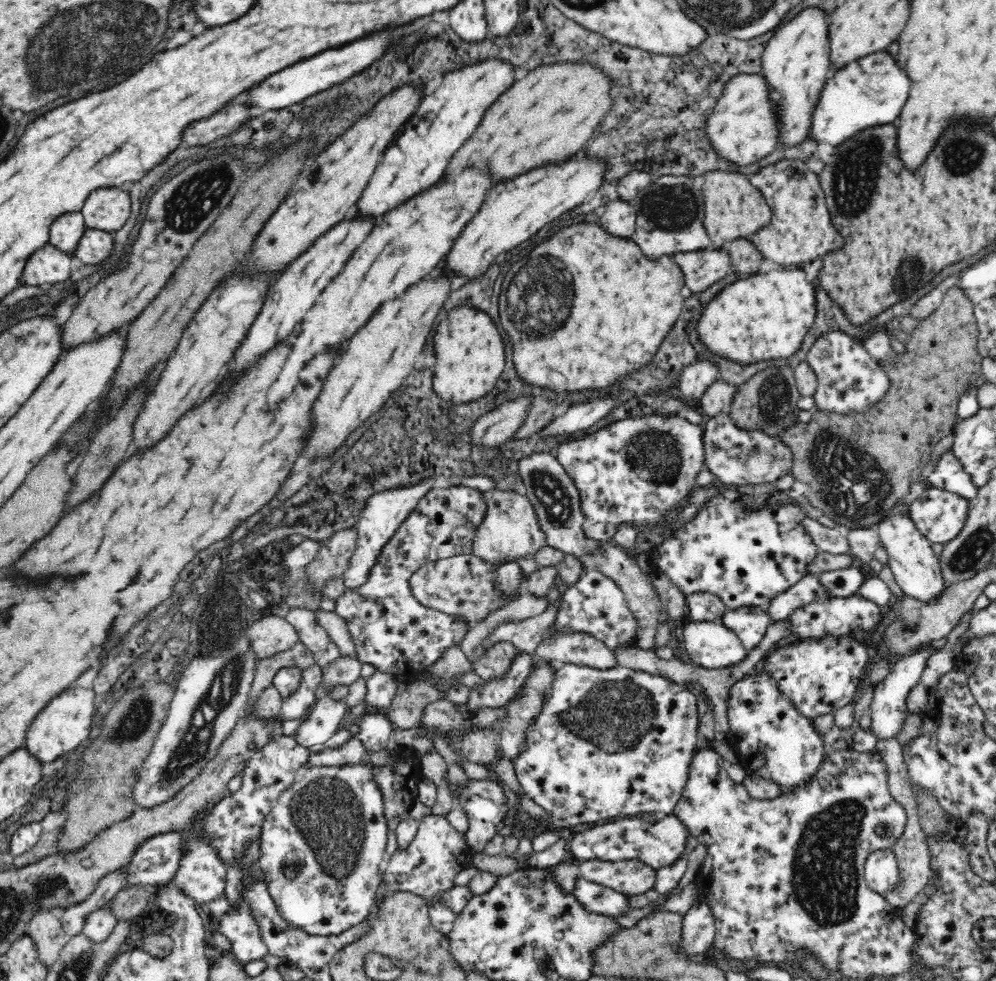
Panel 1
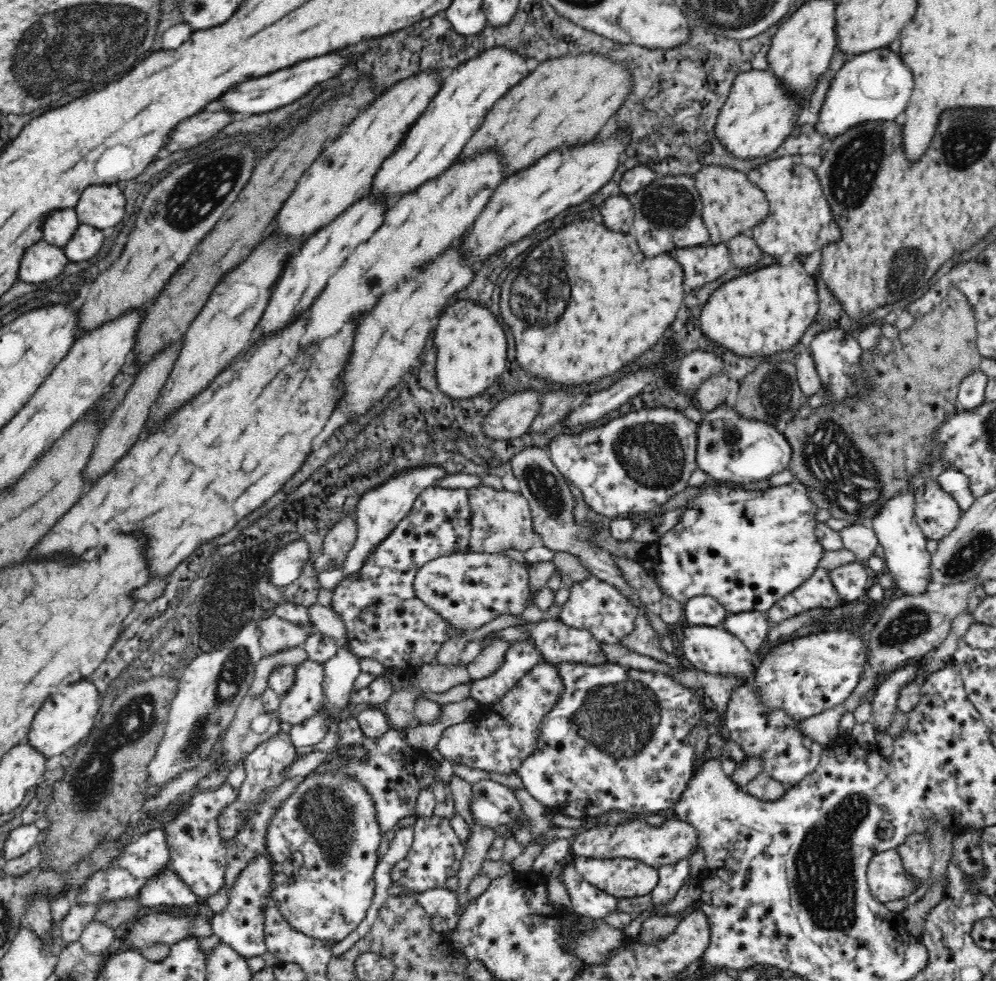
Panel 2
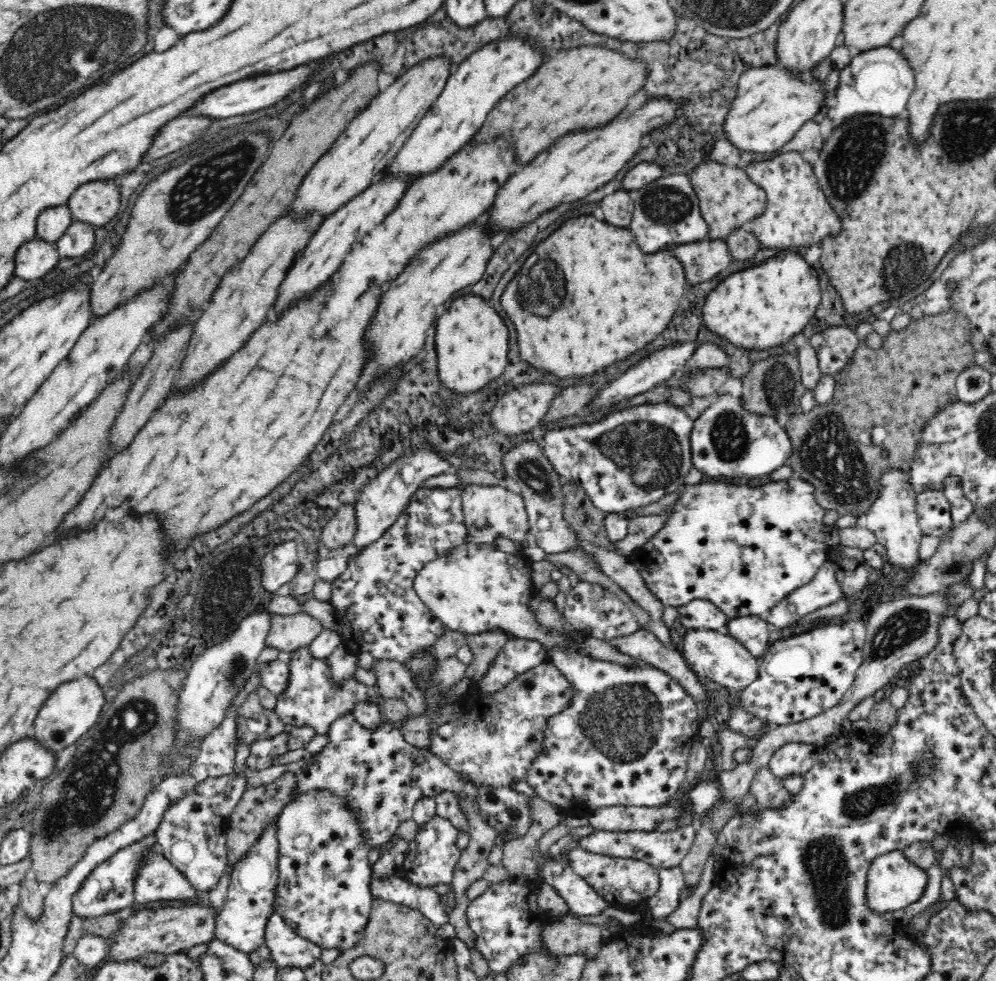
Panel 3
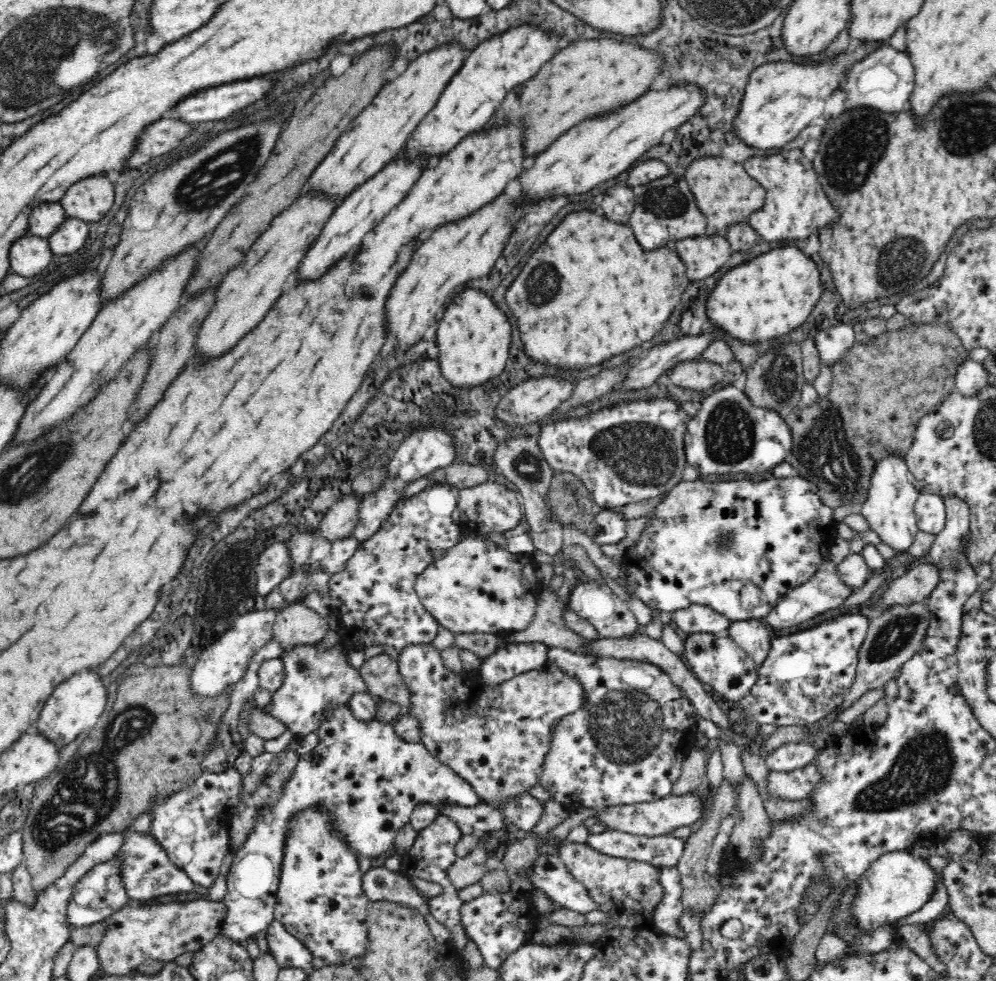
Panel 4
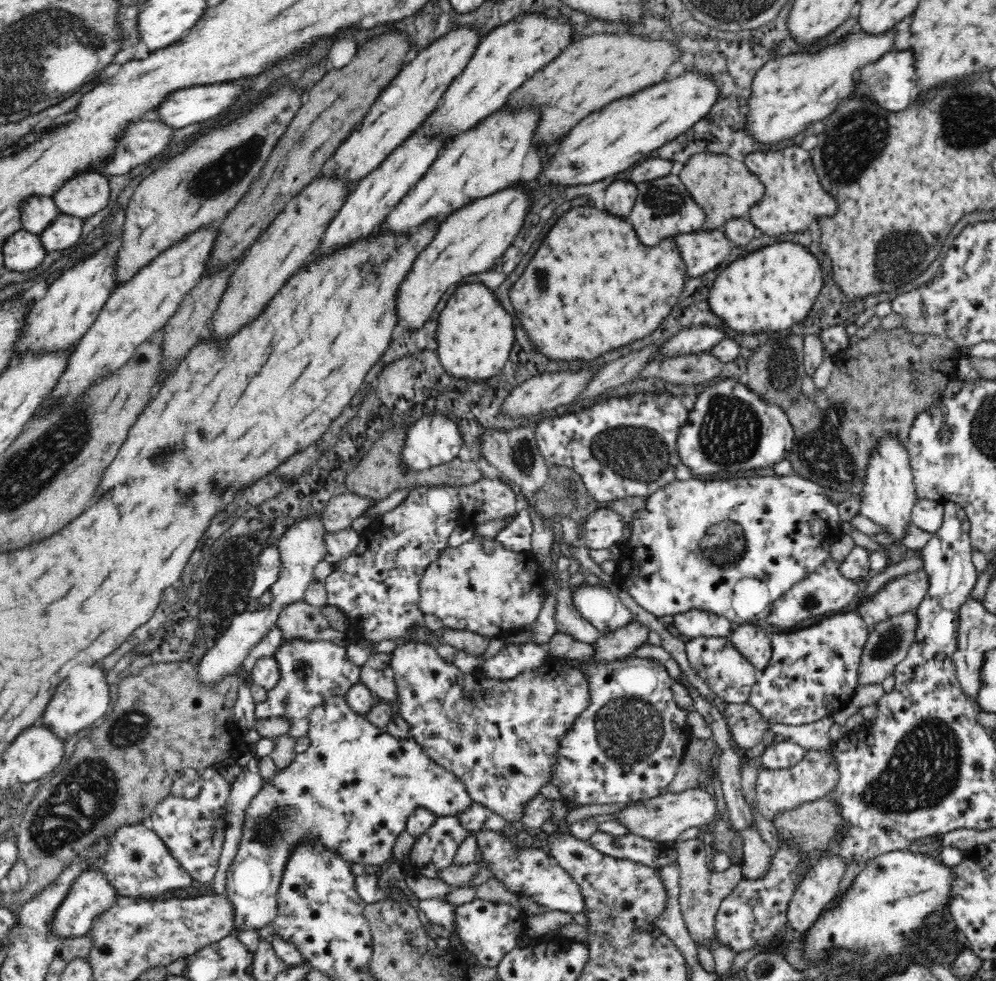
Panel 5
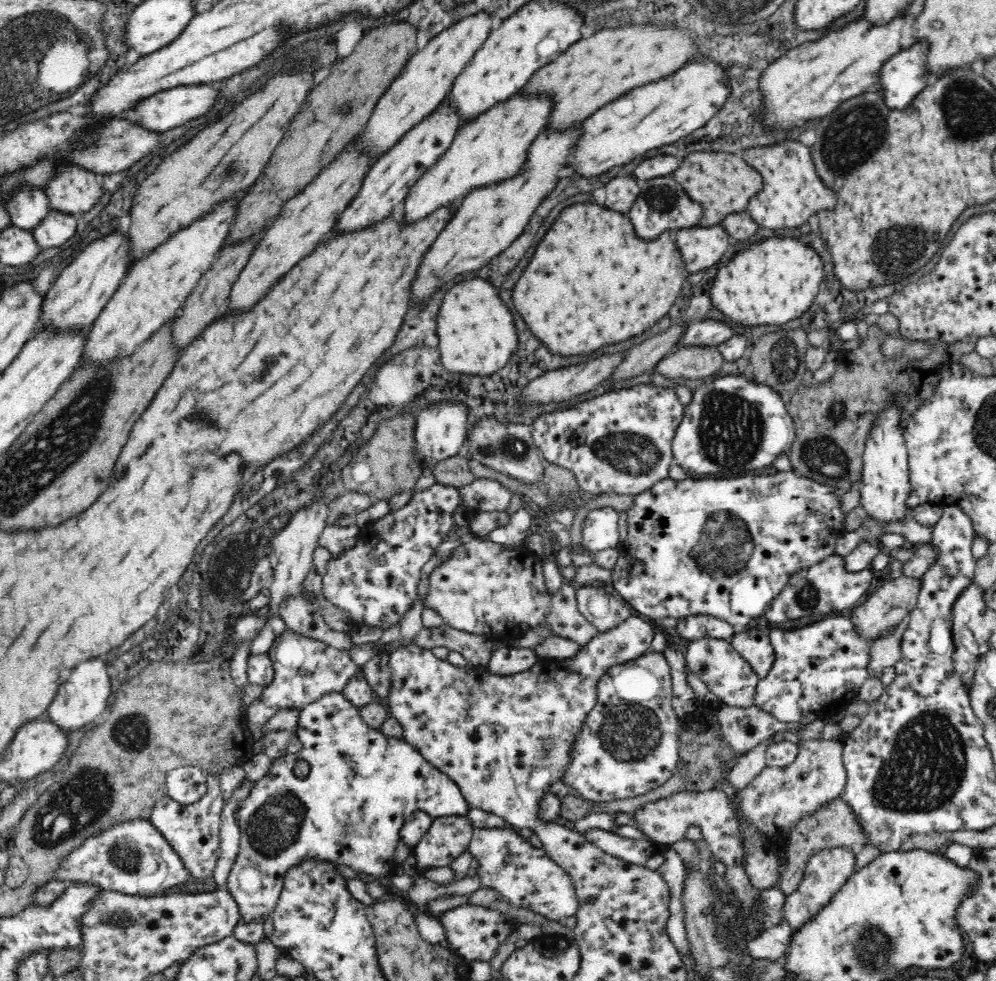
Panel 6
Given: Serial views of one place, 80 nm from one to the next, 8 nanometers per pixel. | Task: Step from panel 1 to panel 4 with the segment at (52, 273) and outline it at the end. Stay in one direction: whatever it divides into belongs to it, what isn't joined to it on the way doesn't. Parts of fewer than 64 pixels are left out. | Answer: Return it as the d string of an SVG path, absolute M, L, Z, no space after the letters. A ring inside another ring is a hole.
M28 232L10 244L10 271L20 276L34 276L50 264L52 254L46 239Z

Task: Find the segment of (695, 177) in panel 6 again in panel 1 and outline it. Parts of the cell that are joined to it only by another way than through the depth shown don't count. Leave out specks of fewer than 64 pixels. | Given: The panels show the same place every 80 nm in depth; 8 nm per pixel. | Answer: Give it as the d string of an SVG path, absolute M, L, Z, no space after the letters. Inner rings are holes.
M710 170L710 172L701 175L704 179L703 184L700 185L704 196L704 226L706 226L707 234L710 240L710 248L720 248L736 240L738 238L749 239L752 234L756 232L762 226L766 226L770 222L771 210L766 203L764 196L760 193L760 190L756 188L747 178L746 175L739 172L730 170Z

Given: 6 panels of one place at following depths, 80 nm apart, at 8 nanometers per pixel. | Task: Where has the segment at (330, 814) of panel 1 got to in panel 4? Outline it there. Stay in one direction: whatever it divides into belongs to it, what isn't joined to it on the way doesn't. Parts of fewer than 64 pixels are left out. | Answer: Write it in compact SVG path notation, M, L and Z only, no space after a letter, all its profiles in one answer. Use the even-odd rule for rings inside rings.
M311 806L288 823L289 833L280 871L275 919L290 935L297 938L312 953L312 958L321 958L326 965L343 965L365 955L369 948L366 908L368 897L362 889L362 872L358 867L356 853L346 847L336 833L330 831L330 820L326 809Z

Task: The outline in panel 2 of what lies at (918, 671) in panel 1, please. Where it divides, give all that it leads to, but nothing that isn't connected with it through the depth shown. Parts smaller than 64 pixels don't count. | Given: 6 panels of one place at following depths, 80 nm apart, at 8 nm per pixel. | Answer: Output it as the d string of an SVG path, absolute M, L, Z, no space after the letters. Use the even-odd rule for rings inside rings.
M904 664L894 674L890 674L885 682L876 688L876 698L872 700L875 719L873 724L877 730L883 731L892 722L892 712L896 712L896 699L903 687L915 678L916 666Z

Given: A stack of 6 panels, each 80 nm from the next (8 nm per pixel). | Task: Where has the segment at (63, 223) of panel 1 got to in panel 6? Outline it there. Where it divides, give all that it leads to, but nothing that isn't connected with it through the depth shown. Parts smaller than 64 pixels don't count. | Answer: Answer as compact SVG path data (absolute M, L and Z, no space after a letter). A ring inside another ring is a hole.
M24 182L24 185L16 189L10 197L2 201L2 205L10 217L10 224L30 231L52 208L47 195L35 186Z

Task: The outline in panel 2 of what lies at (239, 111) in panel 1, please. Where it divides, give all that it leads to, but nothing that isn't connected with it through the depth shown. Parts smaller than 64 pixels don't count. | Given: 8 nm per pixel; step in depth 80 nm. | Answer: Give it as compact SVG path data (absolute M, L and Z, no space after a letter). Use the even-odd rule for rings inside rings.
M224 110L196 113L182 120L182 124L176 126L176 130L172 130L163 148L166 148L166 151L176 152L176 150L195 147L200 142L208 140L210 136L214 136L218 130L222 130L228 122L232 122L232 114Z

